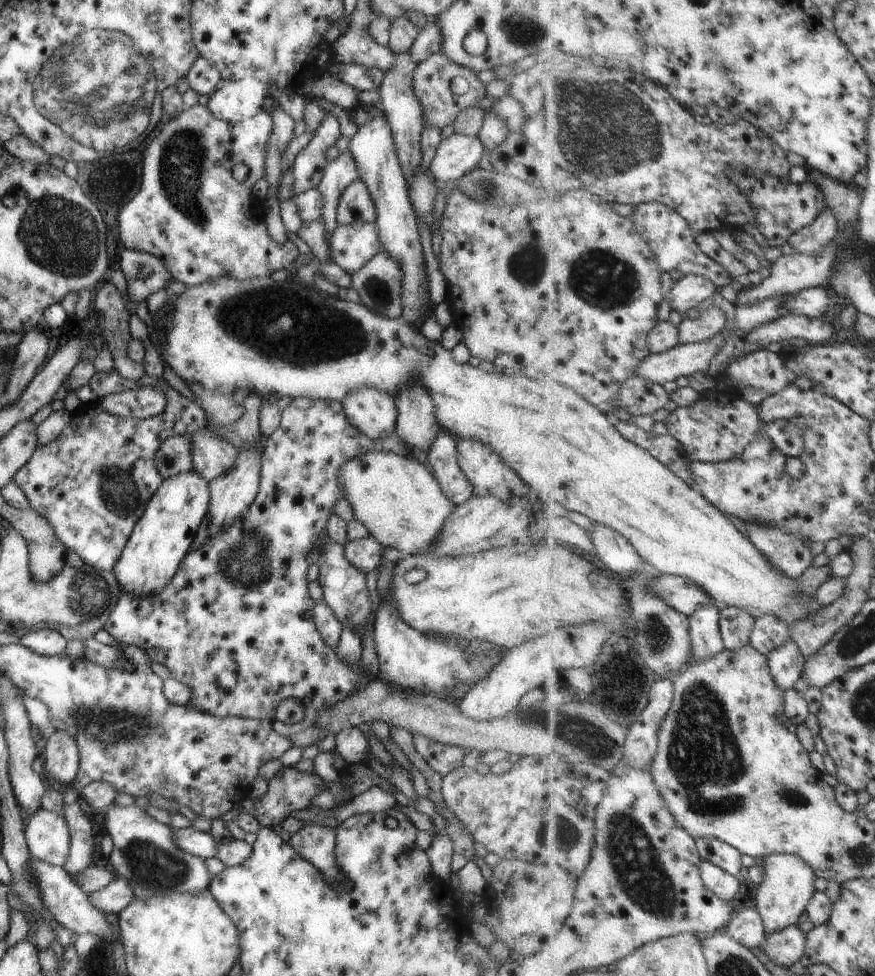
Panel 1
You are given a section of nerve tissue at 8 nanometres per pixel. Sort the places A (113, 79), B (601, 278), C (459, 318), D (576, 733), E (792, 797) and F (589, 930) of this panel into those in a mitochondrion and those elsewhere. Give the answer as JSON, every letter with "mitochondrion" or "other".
{"A":"mitochondrion","B":"mitochondrion","C":"other","D":"mitochondrion","E":"mitochondrion","F":"mitochondrion"}

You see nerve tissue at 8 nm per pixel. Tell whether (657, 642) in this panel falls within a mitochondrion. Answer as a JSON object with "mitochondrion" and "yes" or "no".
{"mitochondrion":"yes"}

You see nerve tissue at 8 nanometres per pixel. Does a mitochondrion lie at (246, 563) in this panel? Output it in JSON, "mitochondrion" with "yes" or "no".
{"mitochondrion":"yes"}

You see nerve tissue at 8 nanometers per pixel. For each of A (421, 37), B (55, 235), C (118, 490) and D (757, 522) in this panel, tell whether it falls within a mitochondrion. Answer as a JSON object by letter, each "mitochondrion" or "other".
{"A":"other","B":"mitochondrion","C":"mitochondrion","D":"other"}

